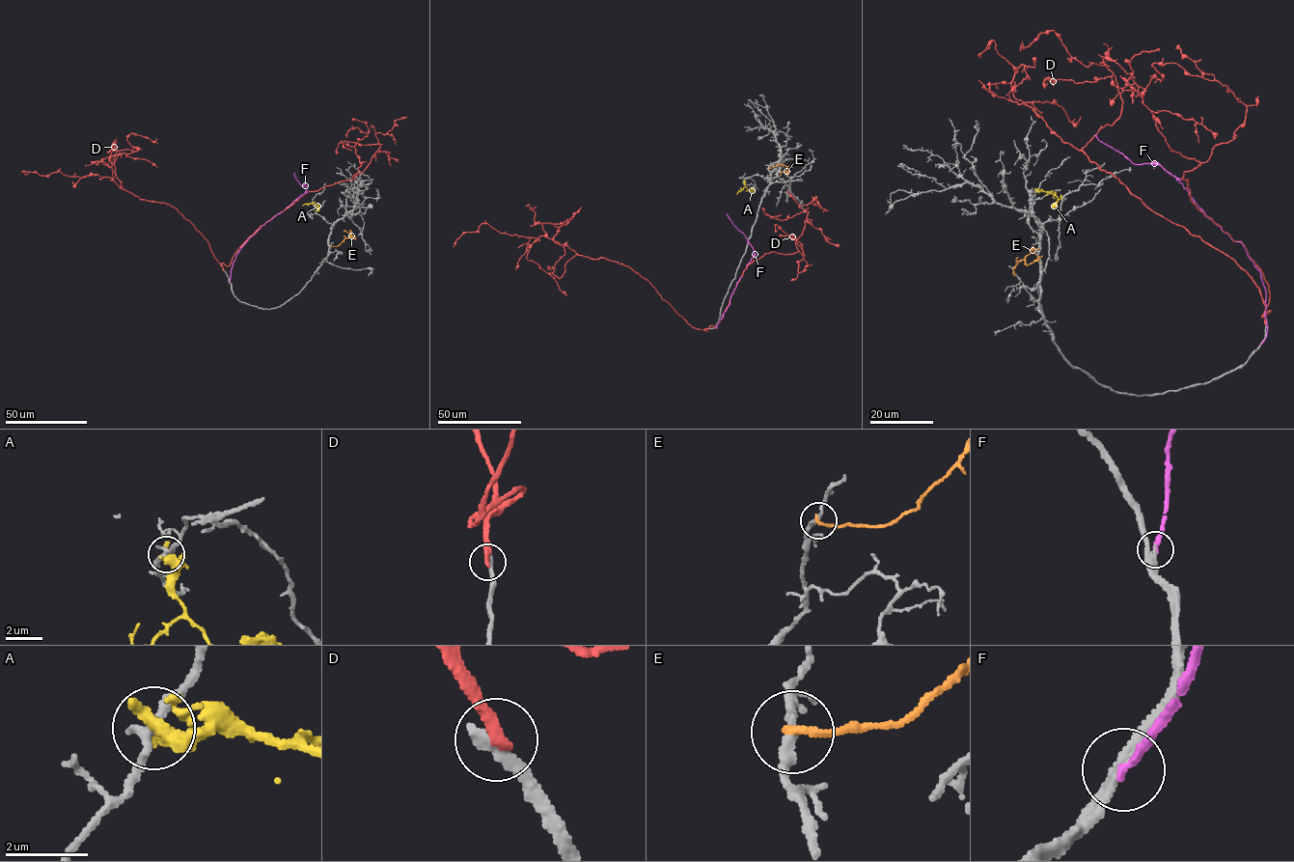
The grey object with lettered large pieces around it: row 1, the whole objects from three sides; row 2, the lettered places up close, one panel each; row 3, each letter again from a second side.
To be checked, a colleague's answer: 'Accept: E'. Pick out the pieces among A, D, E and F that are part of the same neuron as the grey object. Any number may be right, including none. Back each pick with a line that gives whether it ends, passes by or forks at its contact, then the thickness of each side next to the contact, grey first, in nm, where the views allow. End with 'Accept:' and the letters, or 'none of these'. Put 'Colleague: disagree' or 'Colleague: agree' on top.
Colleague: disagree
F: It ends there. Thickness 260 nm (grey) against 240 nm
Accept: F

